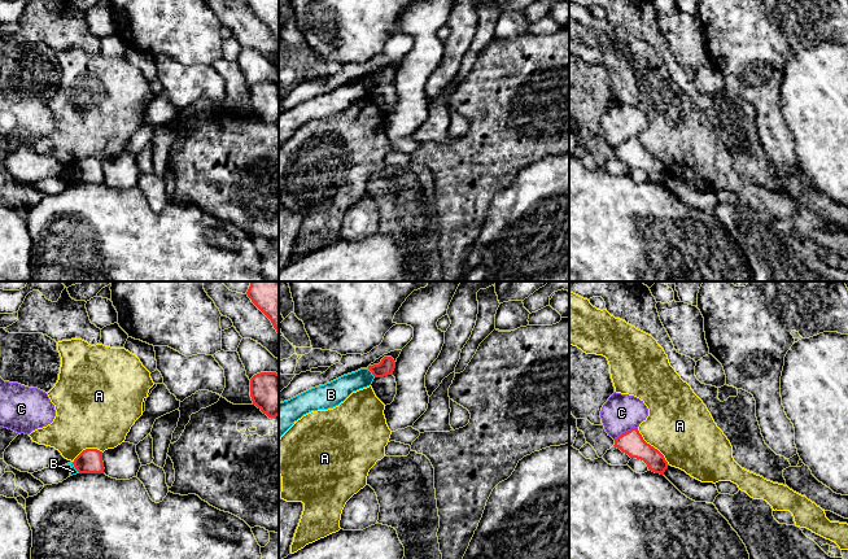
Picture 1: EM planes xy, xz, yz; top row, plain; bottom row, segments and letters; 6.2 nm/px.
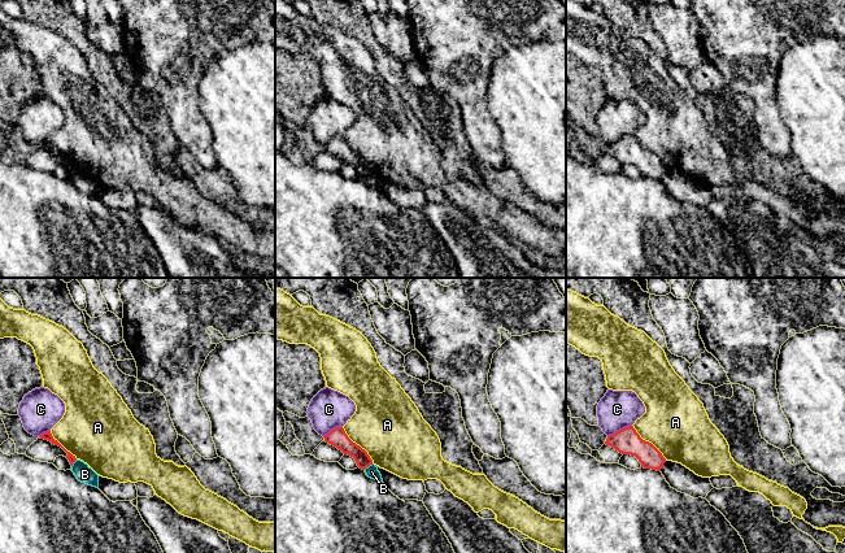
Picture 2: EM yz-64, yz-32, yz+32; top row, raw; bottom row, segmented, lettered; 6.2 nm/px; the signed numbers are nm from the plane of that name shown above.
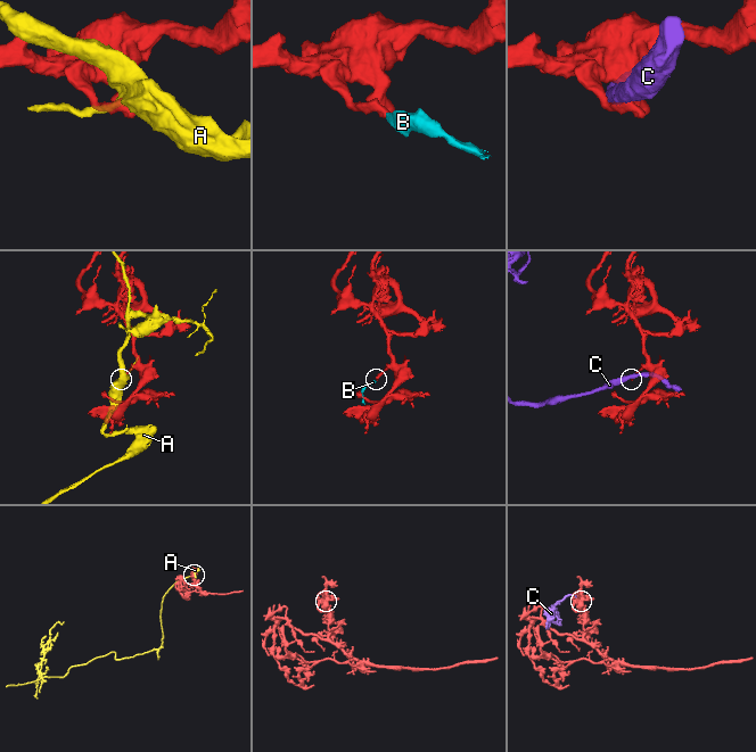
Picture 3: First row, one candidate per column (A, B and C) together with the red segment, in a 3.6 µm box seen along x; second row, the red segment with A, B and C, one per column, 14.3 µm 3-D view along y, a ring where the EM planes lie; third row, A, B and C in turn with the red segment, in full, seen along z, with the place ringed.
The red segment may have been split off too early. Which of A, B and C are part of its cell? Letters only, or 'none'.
none

